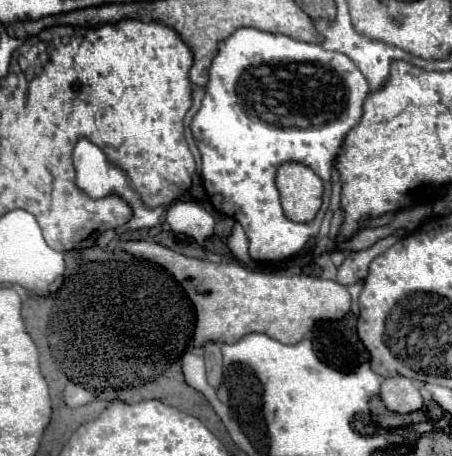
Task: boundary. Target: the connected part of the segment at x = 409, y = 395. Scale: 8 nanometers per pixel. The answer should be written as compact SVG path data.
M387 377L381 385L381 399L387 409L397 413L411 413L423 407L417 385L407 377Z

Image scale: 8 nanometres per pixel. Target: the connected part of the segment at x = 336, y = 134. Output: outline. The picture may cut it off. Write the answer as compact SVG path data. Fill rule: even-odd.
M243 27L243 29L237 29L227 41L219 43L219 53L209 69L209 83L207 83L207 89L205 89L205 97L203 97L203 103L201 103L201 109L199 113L193 117L193 123L191 123L191 131L193 131L193 137L197 141L197 147L199 147L199 153L203 157L203 167L201 167L201 175L203 175L203 187L207 191L207 195L211 197L211 203L217 211L225 213L227 217L239 221L247 233L247 239L249 239L249 255L251 259L255 261L279 261L279 259L287 259L295 253L299 253L307 241L311 237L317 237L319 233L319 227L321 227L321 221L325 217L325 211L329 207L329 197L331 197L331 169L335 165L335 157L341 149L341 143L345 139L345 135L359 123L361 119L361 113L363 113L363 101L367 99L369 95L369 85L367 85L367 79L363 77L363 73L359 69L355 69L355 65L351 63L351 59L347 59L343 53L335 53L335 51L327 51L323 49L321 45L313 45L313 43L303 43L303 41L295 41L287 35L273 35L273 33L265 33L265 31L259 31L259 29L251 29L251 27ZM287 161L295 161L295 163L303 163L307 167L311 167L325 183L325 195L323 195L323 207L321 211L317 213L317 217L311 221L311 223L293 223L285 217L283 213L283 207L281 207L281 201L279 201L279 191L275 187L275 175L277 175L277 169L287 163Z

